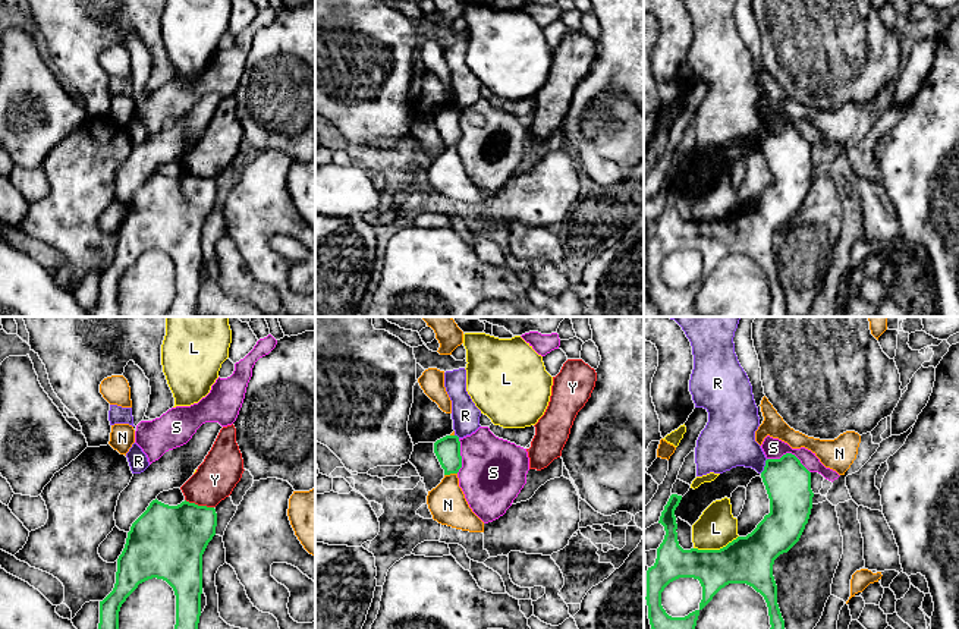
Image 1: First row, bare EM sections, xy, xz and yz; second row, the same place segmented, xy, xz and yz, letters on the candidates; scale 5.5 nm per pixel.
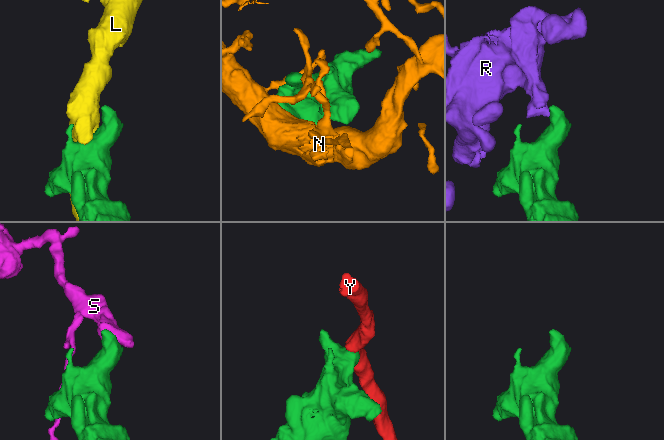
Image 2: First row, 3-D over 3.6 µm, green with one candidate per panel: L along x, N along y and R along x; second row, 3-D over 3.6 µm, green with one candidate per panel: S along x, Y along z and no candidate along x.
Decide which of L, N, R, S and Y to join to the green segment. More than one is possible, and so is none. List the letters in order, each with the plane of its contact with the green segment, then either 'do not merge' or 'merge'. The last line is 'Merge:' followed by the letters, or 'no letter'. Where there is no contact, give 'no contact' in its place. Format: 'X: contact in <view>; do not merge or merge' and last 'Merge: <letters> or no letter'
L: contact in yz; do not merge
N: contact in xz; do not merge
R: contact in yz; do not merge
S: contact in yz; do not merge
Y: contact in xy; do not merge
Merge: no letter

